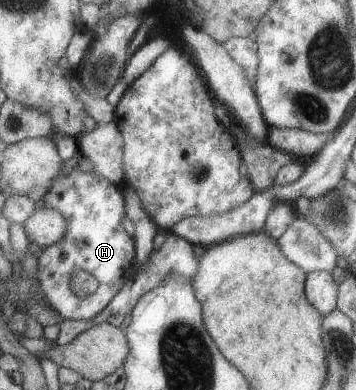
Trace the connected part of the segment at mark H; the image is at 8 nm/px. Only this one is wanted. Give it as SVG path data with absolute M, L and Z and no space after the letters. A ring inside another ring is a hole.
M62 165L52 176L51 184L39 204L60 212L64 218L64 236L54 244L41 248L36 258L36 280L50 307L62 319L90 320L108 304L122 284L132 278L135 263L133 238L122 228L125 206L120 187L98 176L96 172L81 171L73 166L68 174L62 174ZM85 270L94 275L98 288L90 296L78 298L71 290L70 275Z

